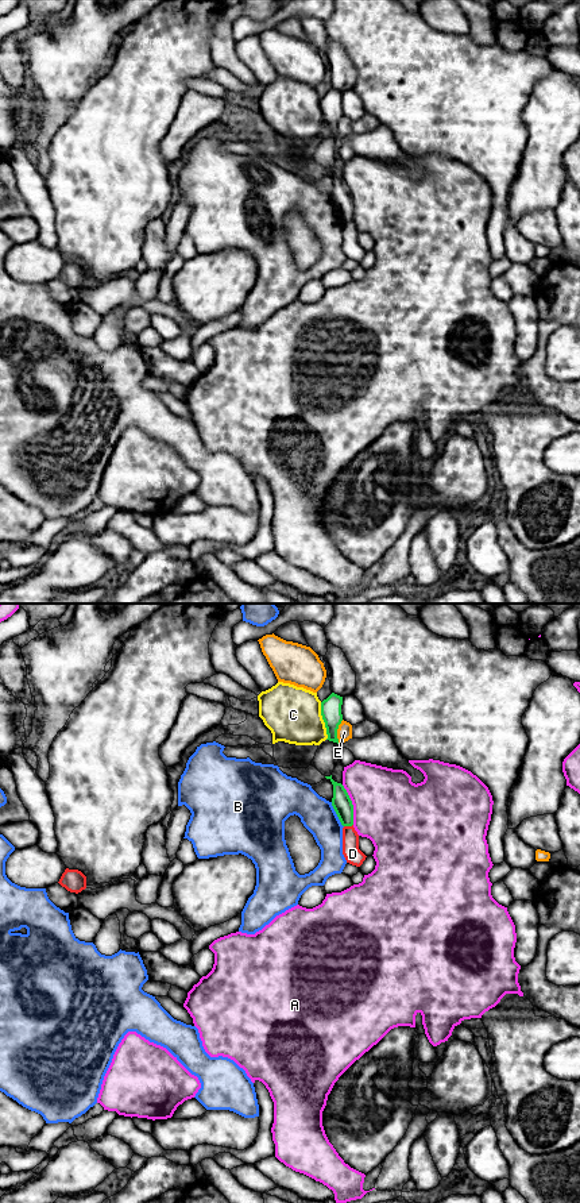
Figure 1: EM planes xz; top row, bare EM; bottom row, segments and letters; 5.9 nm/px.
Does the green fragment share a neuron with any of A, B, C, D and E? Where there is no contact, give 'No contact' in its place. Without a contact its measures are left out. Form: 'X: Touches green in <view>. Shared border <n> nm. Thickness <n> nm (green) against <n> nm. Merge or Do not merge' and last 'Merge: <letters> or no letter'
A: Touches green in xz. Shared border 260 nm. Thickness 120 nm (green) against 420 nm. Do not merge
B: Touches green in xz. Shared border 170 nm. Thickness 120 nm (green) against 200 nm. Do not merge
C: Touches green in xz. Shared border 220 nm. Thickness 130 nm (green) against 340 nm. Do not merge
D: Touches green in xz. Shared border 60 nm. Thickness 120 nm (green) against 100 nm. Do not merge
E: Touches green in xz. Shared border 140 nm. Thickness 130 nm (green) against 90 nm. Do not merge
Merge: no letter

